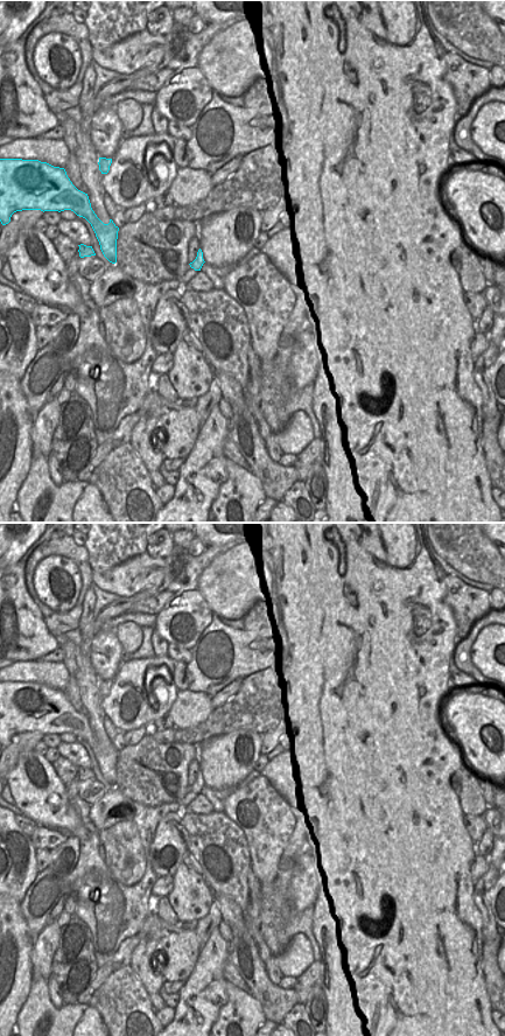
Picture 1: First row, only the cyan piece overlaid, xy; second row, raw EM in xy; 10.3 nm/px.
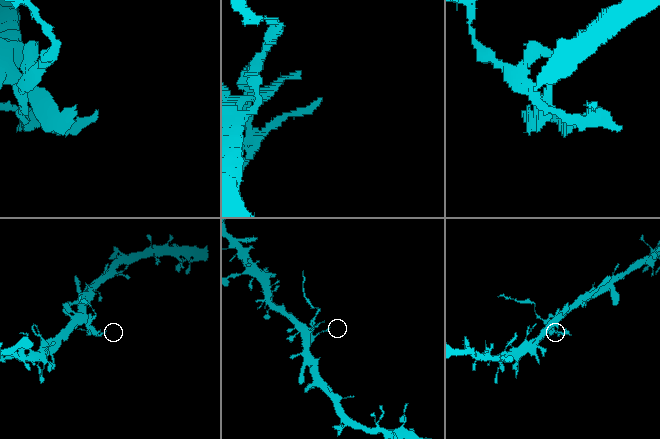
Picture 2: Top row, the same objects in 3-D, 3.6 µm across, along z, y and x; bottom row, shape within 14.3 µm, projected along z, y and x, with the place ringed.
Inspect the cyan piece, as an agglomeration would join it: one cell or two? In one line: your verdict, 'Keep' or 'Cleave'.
Cleave

